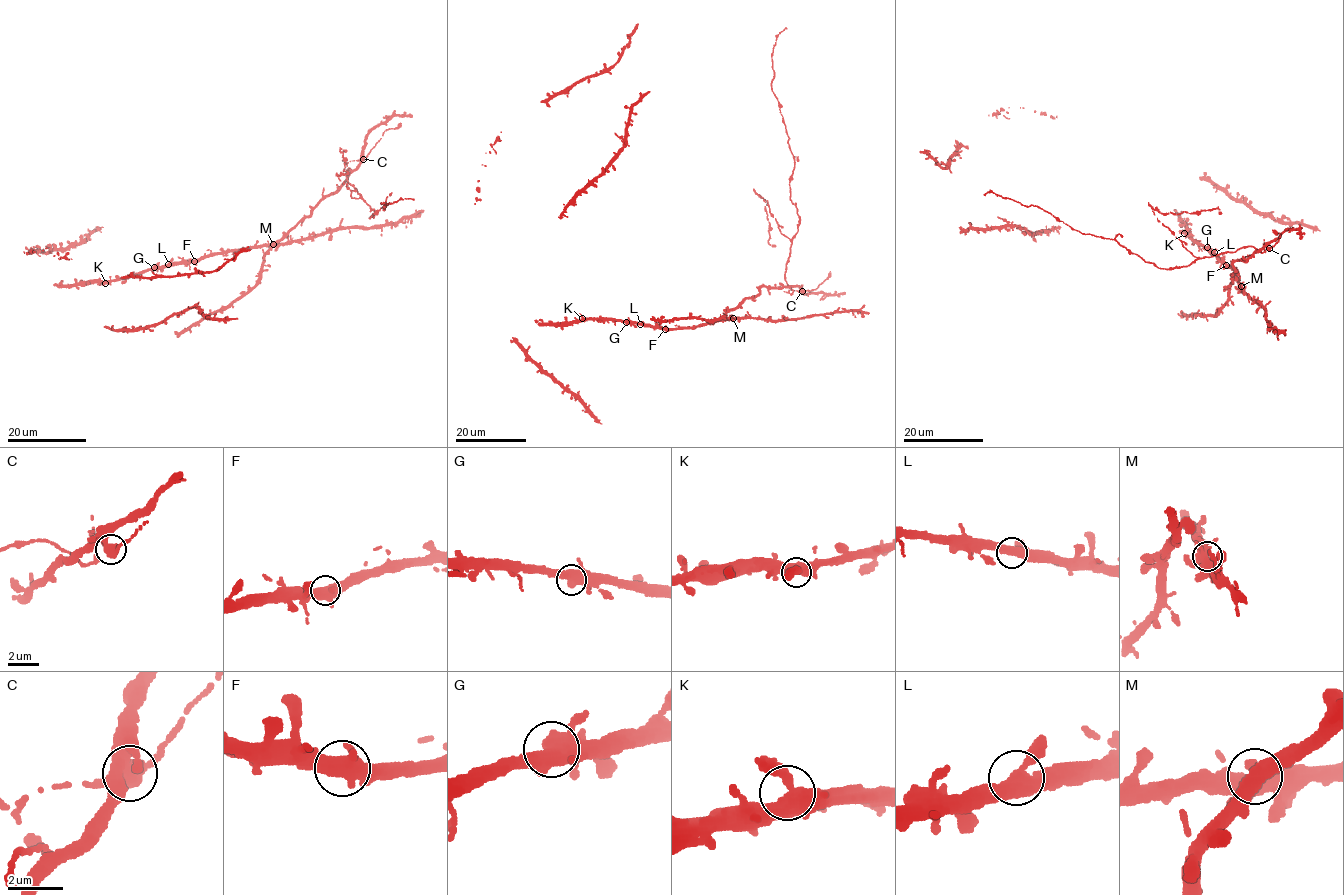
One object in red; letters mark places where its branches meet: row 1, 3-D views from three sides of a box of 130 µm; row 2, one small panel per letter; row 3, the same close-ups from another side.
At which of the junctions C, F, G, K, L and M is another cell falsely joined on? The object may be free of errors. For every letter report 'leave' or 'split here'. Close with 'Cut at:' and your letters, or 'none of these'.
C: split here
F: leave
G: leave
K: leave
L: leave
M: leave
Cut at: C

